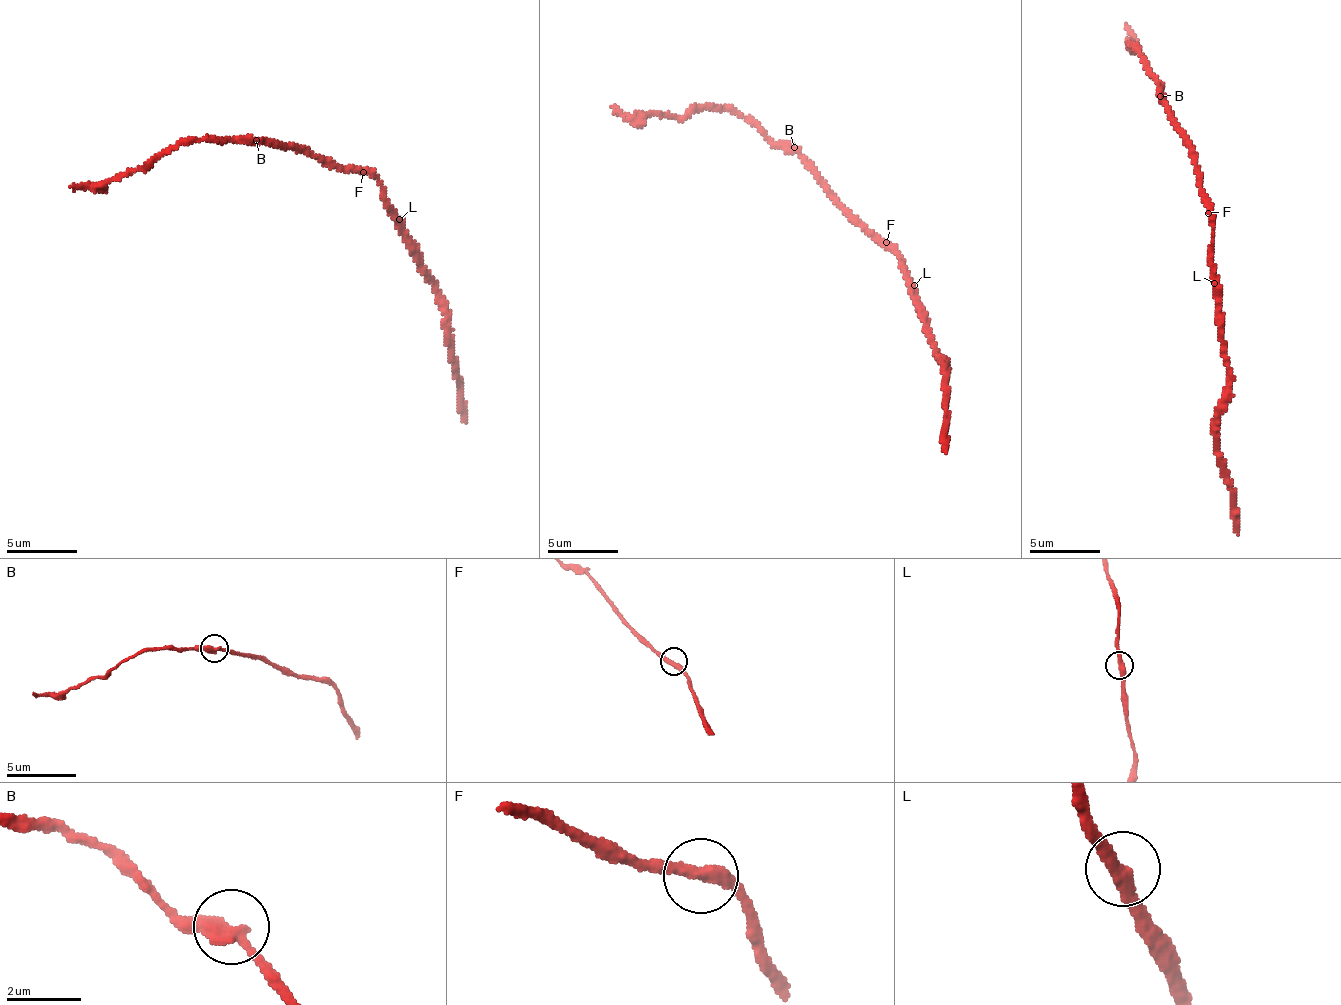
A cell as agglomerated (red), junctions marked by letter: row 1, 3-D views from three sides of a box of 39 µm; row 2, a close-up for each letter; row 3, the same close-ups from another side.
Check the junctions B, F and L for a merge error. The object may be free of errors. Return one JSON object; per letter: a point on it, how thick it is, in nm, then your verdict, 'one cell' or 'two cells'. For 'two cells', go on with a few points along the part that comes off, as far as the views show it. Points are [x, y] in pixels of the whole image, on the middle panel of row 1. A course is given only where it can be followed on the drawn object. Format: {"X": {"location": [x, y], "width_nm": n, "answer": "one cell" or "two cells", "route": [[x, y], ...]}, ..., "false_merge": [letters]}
{"B": {"location": [794, 147], "width_nm": 320, "answer": "two cells", "route": [[793, 147], [772, 146], [749, 121], [721, 110], [631, 116], [611, 107]]}, "F": {"location": [886, 242], "width_nm": 340, "answer": "one cell"}, "L": {"location": [914, 285], "width_nm": 360, "answer": "one cell"}, "false_merge": ["B"]}

